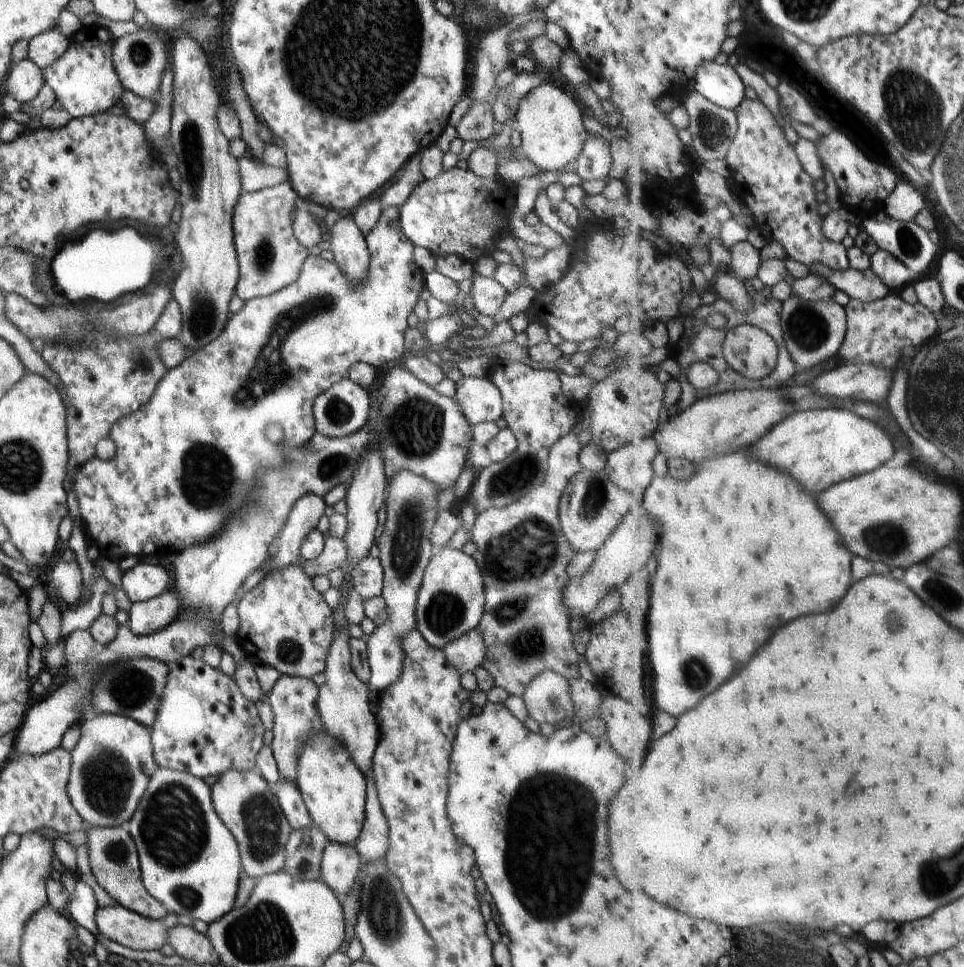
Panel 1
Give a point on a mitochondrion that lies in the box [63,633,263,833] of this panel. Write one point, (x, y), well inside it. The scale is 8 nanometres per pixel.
(107, 781)

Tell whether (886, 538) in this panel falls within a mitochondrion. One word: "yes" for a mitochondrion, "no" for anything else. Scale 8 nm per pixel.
yes

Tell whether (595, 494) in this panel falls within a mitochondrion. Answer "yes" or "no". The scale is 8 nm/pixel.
yes

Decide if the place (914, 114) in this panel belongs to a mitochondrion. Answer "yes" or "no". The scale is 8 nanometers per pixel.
yes

